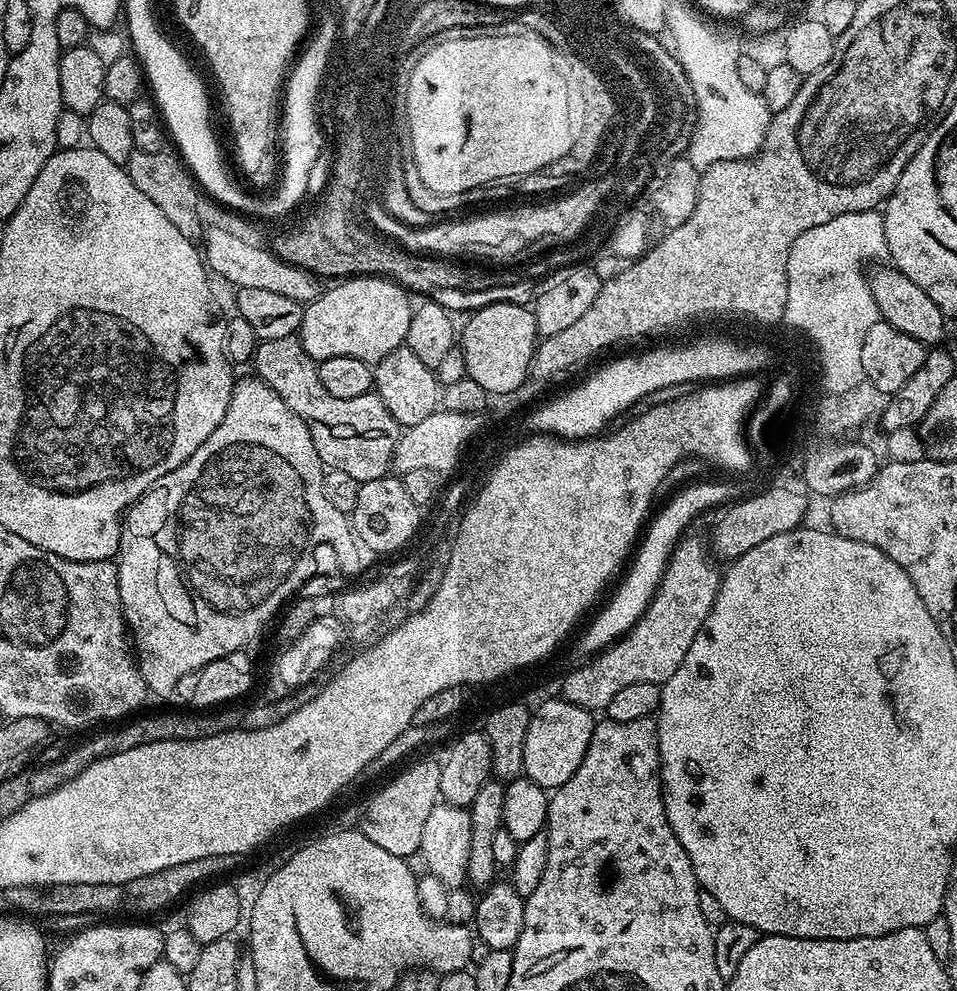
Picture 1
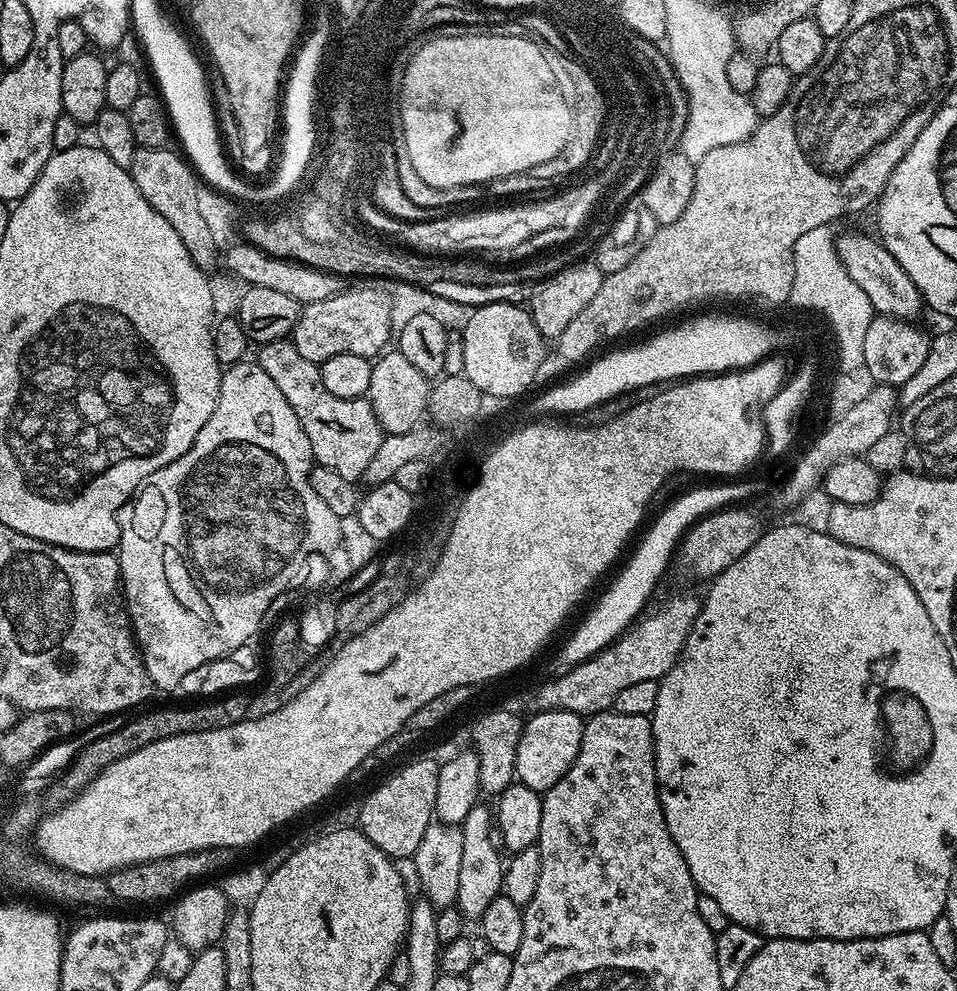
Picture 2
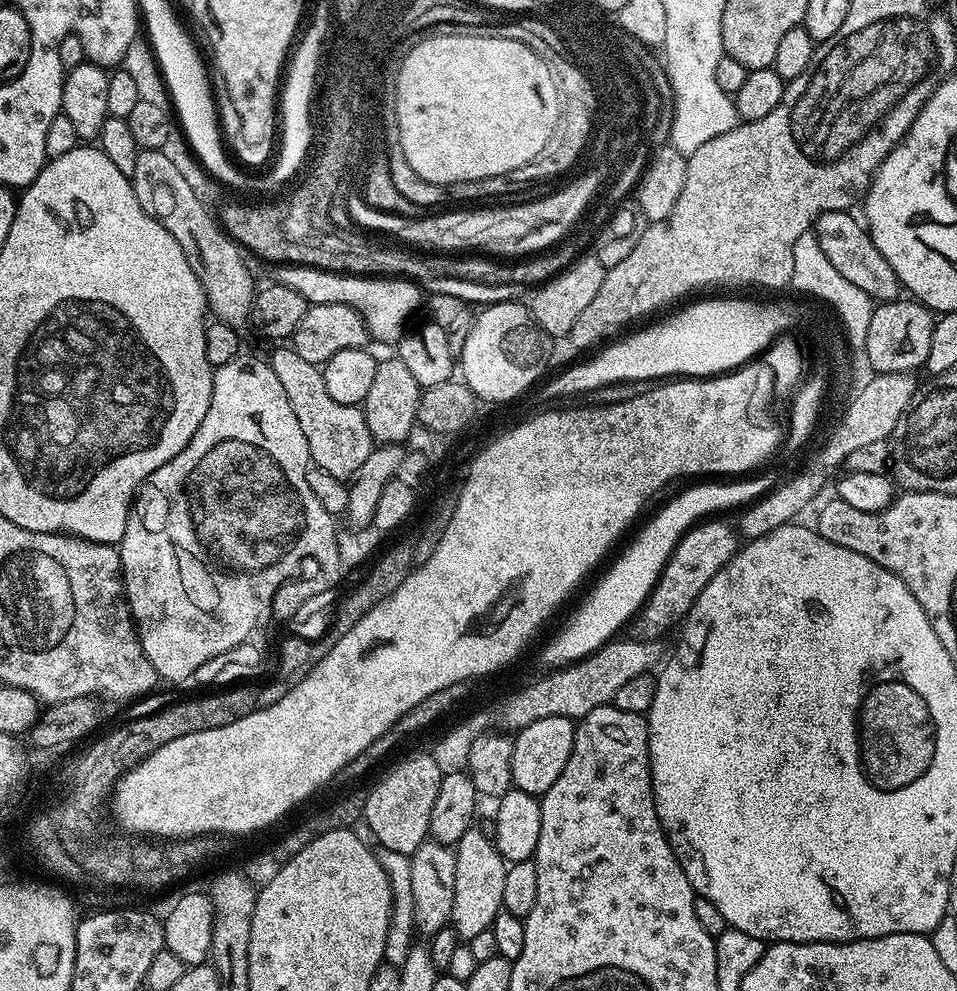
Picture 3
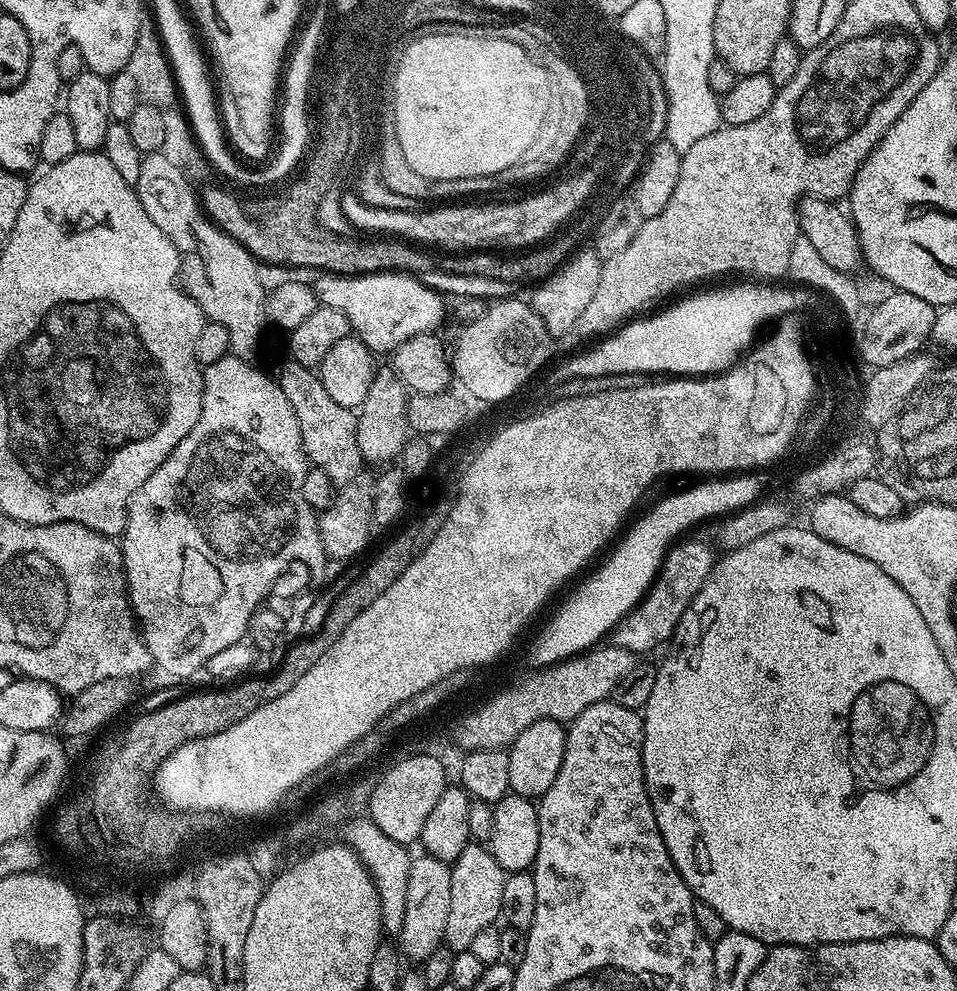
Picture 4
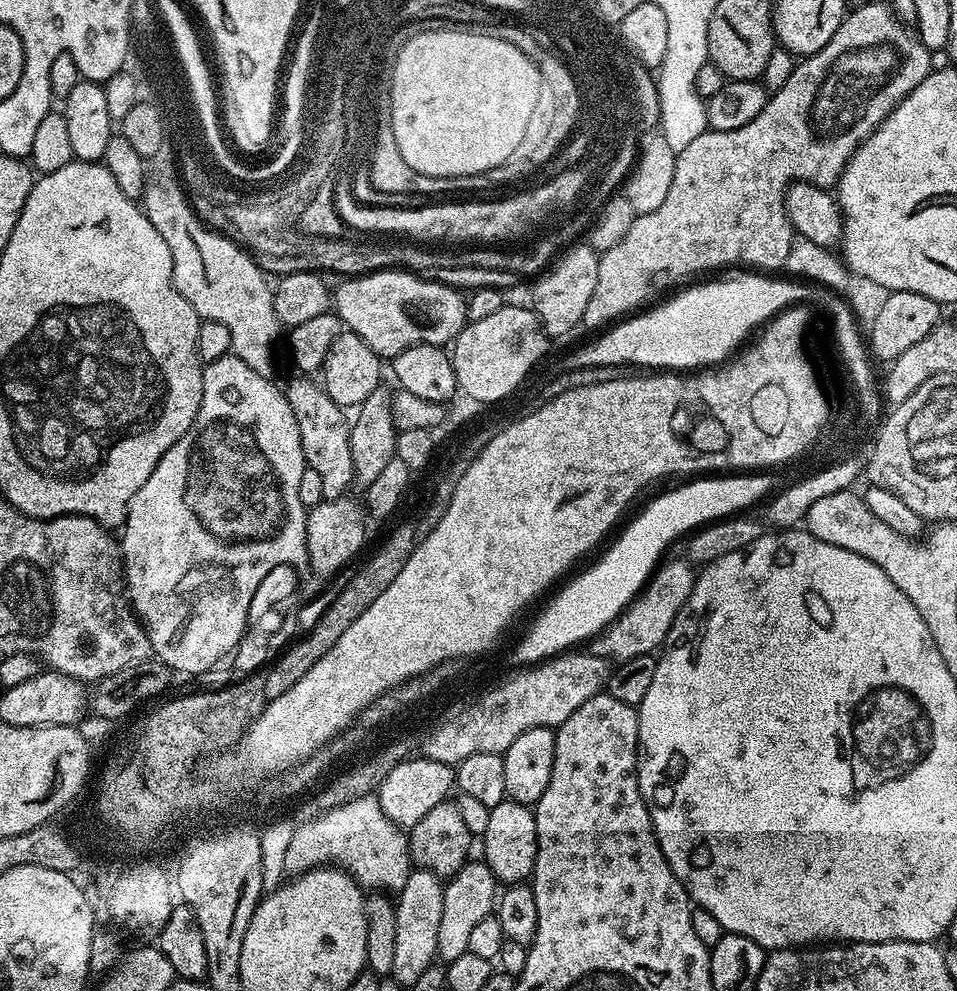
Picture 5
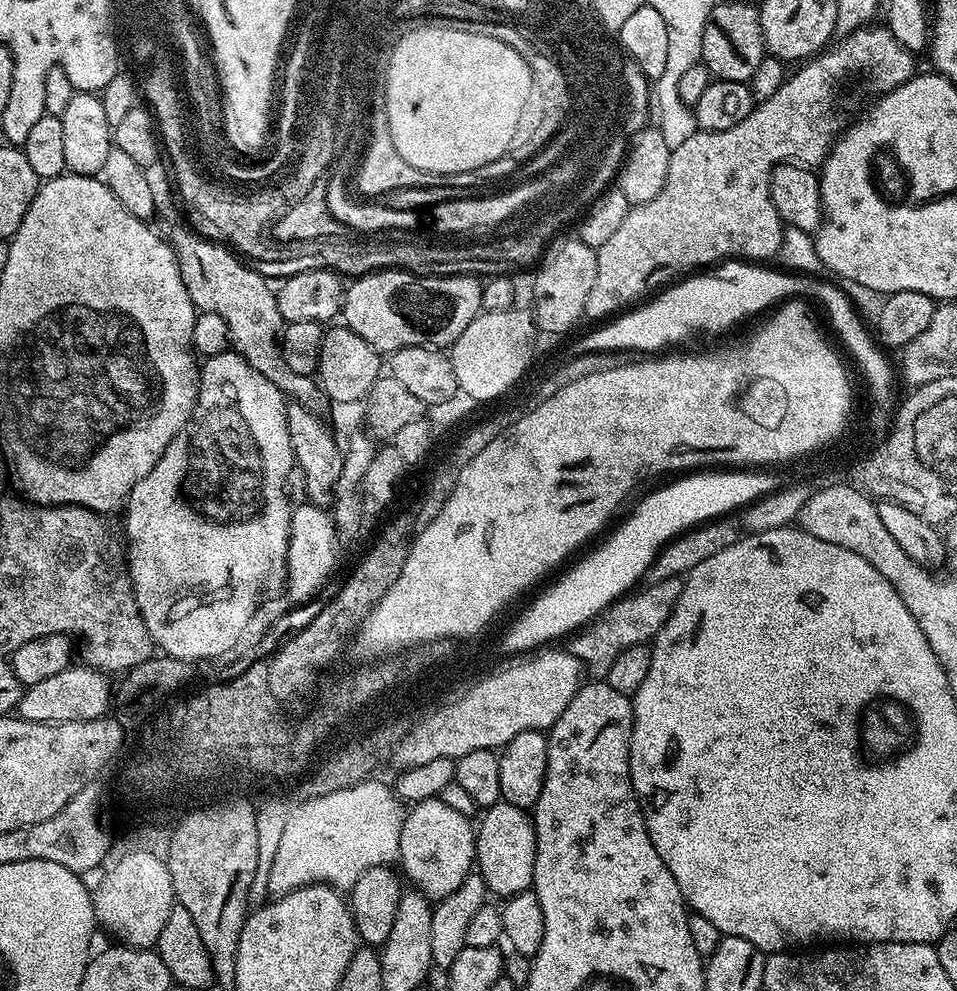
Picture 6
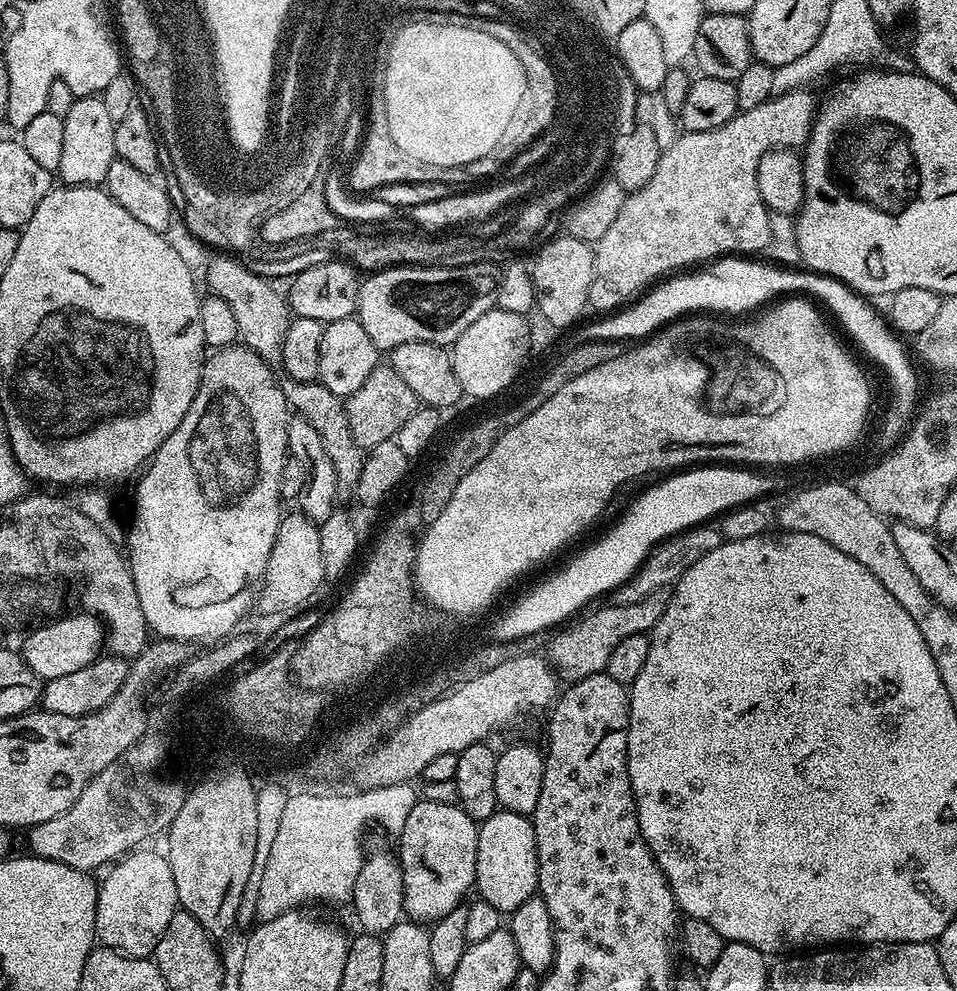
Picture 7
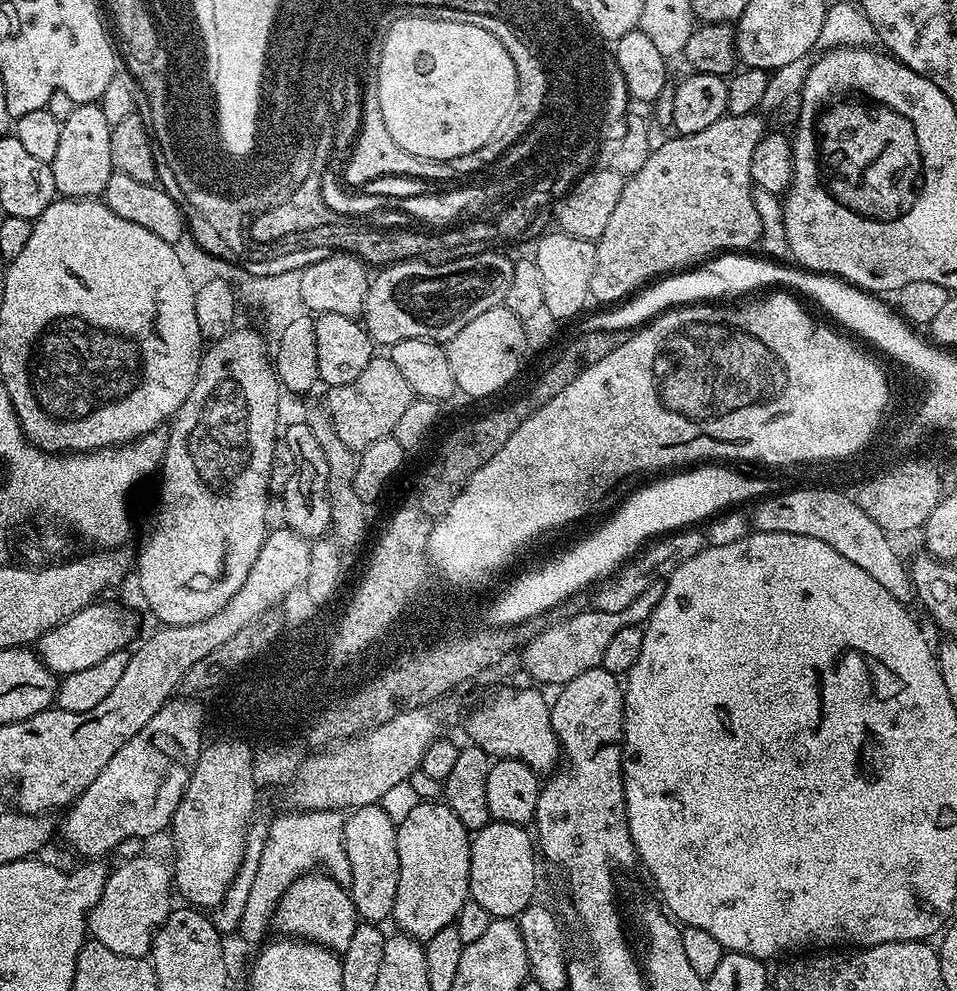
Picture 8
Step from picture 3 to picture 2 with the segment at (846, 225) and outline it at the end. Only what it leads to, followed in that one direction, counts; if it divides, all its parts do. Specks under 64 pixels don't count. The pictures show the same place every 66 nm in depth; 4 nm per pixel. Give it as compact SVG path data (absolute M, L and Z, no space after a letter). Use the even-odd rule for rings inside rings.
M862 232L839 233L836 236L836 253L842 266L846 266L846 272L850 278L854 278L858 290L863 290L866 298L870 298L873 313L915 321L920 308L925 307L918 286L914 286L914 282L910 282L910 274L898 266L898 258L894 258L894 254L890 254L890 250L886 250L884 243L875 235L872 236L866 236Z

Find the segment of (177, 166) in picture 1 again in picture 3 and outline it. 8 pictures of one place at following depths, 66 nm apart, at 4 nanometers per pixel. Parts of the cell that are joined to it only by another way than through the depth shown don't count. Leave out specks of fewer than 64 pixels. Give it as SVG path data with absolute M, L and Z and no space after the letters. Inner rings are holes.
M145 148L138 154L130 179L142 210L153 216L168 231L170 238L182 246L182 254L186 254L186 262L190 262L190 270L194 270L202 286L211 315L217 321L233 326L240 326L243 320L245 323L251 317L252 297L258 288L252 285L252 272L244 261L245 253L240 244L216 225L209 207L197 201L189 183L159 148Z

